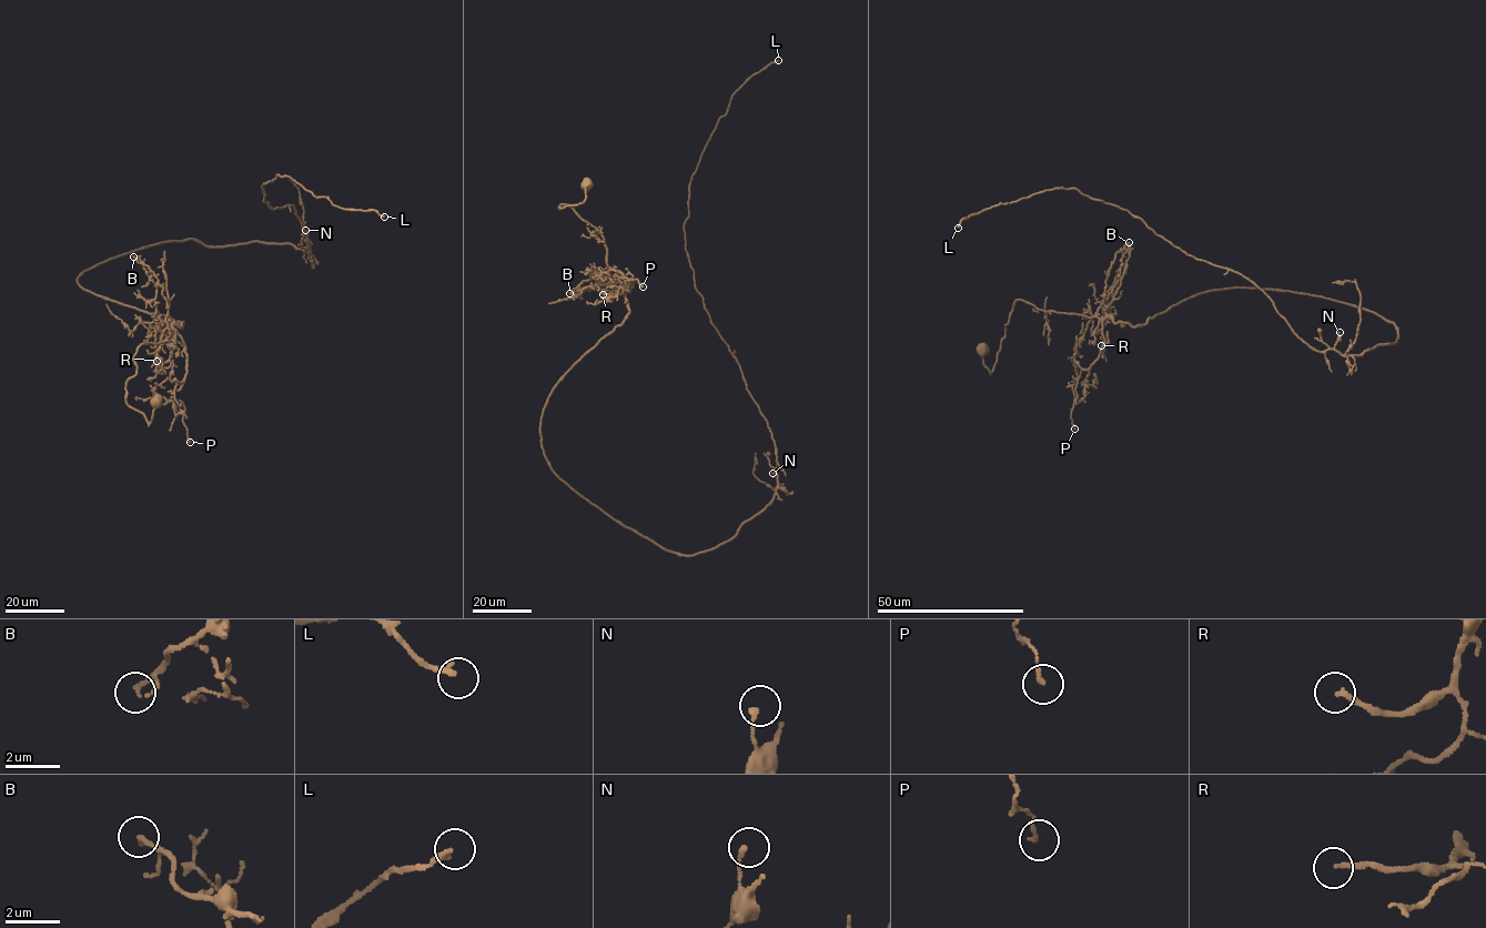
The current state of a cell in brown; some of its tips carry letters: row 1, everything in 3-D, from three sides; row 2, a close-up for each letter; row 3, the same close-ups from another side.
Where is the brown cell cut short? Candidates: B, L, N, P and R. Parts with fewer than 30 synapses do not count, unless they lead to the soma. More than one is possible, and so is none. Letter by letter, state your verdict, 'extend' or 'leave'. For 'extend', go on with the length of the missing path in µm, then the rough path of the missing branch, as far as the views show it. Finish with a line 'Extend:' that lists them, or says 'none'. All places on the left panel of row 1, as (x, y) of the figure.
B: leave
L: extend | 20 µm | (384, 217), (381, 228), (391, 224), (378, 220), (372, 223)
N: leave
P: leave
R: extend | 10 µm | (157, 361), (132, 344)
Extend: L, R

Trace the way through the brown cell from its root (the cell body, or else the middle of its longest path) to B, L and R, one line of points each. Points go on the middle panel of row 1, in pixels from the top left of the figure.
B: (586, 182), (584, 202), (558, 207), (567, 203), (600, 234), (609, 274), (585, 280), (569, 293)
L: (586, 182), (558, 207), (629, 314), (543, 453), (714, 550), (777, 463), (684, 225), (778, 60)
R: (586, 182), (584, 202), (558, 207), (567, 203), (563, 204), (603, 238), (616, 291), (603, 294)

